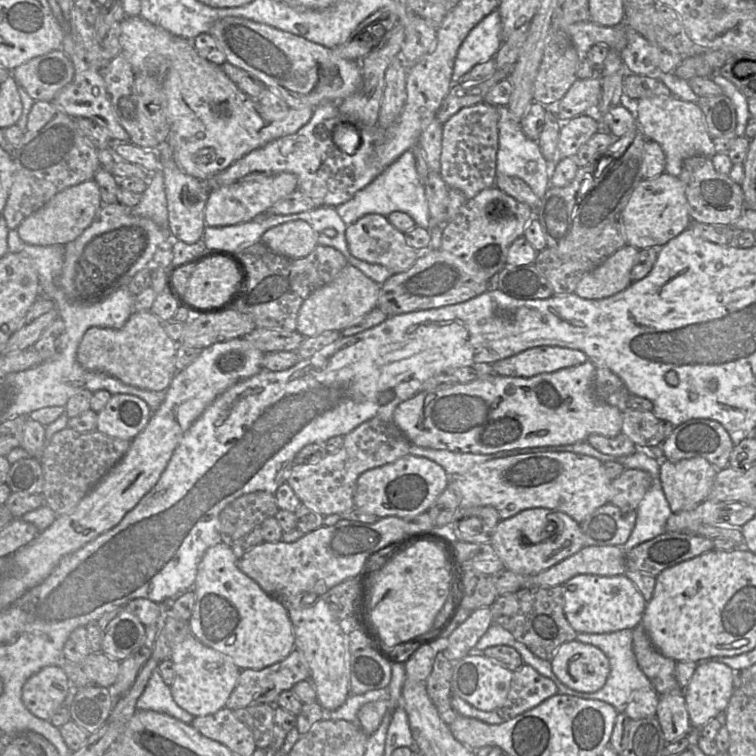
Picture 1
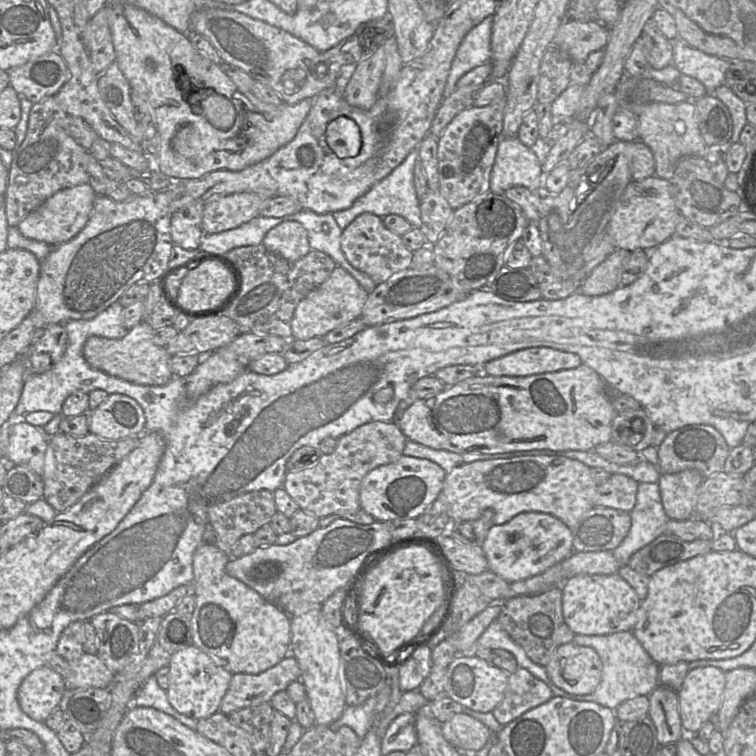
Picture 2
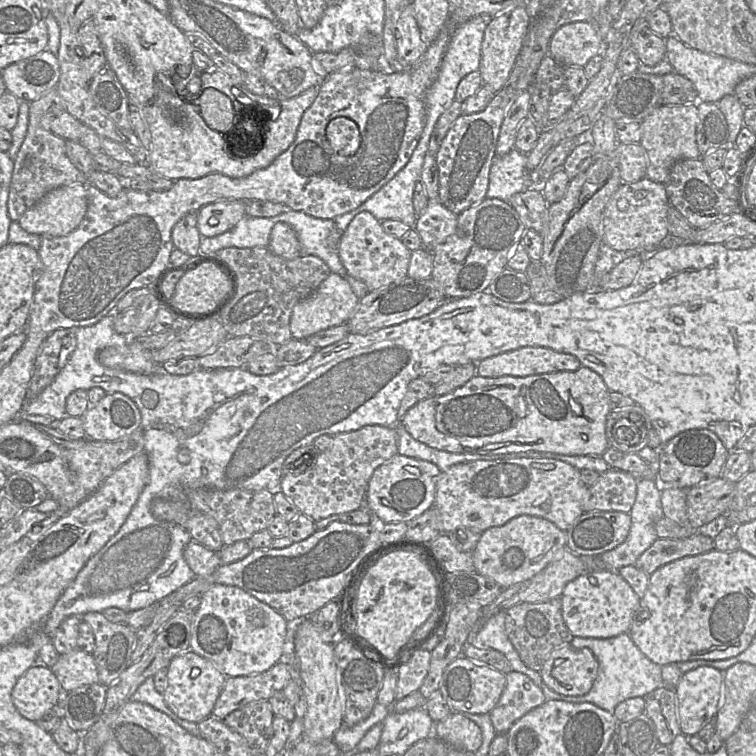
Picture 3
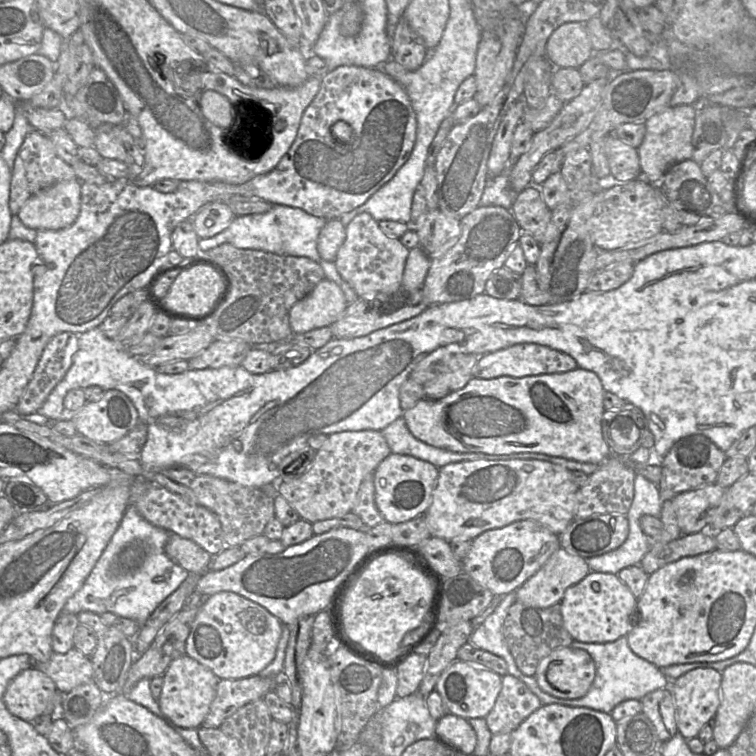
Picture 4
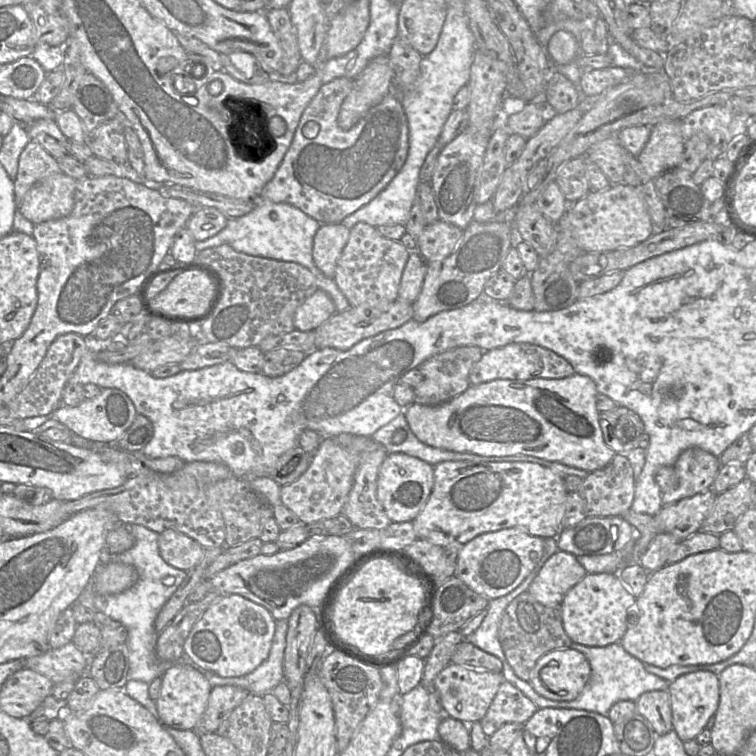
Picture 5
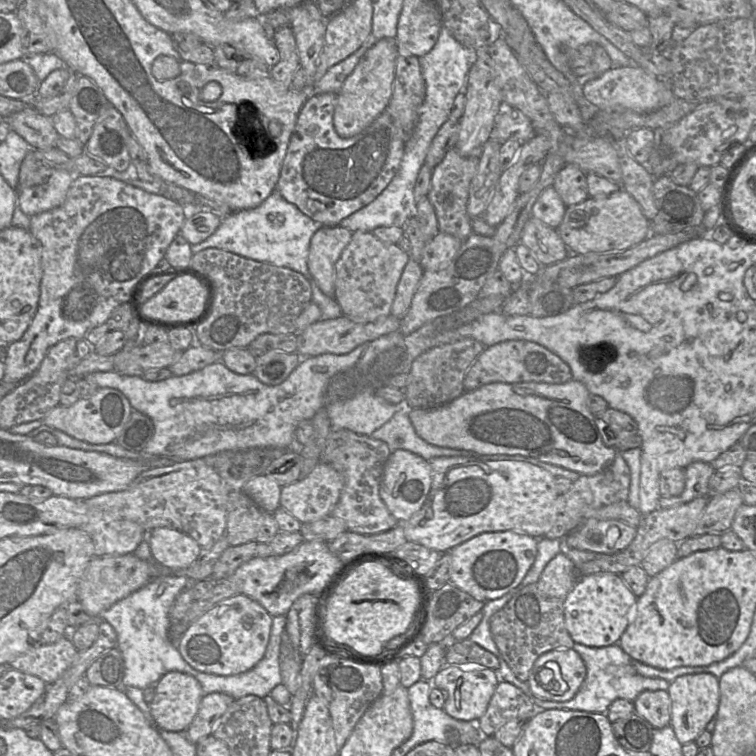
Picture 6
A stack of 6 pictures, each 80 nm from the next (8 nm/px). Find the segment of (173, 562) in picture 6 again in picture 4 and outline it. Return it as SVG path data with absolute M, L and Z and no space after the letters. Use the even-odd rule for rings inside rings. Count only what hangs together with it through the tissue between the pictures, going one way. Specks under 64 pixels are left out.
M171 534L166 545L166 555L189 573L203 574L210 570L213 558L200 545L177 534Z

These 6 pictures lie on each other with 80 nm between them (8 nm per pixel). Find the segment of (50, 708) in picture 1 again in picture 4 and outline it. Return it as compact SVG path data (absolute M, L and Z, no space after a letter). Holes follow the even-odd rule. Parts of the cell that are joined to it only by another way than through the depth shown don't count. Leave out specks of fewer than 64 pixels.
M36 662L20 672L8 684L3 701L8 711L20 719L32 722L45 714L57 691L53 680L36 667Z

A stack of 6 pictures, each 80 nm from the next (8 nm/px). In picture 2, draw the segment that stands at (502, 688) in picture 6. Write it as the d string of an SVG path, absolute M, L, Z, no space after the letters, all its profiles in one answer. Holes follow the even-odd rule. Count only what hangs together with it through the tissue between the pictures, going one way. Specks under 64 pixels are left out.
M518 667L509 674L504 698L492 713L504 726L552 697L551 689L543 681L533 676L527 669Z

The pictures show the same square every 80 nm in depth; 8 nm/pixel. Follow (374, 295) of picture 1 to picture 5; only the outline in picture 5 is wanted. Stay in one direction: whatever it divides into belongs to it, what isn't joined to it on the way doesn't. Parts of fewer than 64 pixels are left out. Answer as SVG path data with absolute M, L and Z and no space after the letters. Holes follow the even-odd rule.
M317 289L294 314L293 324L298 331L314 331L317 327L336 313L331 297L323 290Z

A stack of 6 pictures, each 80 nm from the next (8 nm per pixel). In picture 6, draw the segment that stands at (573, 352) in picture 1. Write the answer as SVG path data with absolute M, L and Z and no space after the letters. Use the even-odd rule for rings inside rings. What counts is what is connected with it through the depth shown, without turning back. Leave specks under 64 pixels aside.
M508 340L485 347L468 369L464 379L464 390L472 391L483 385L520 382L543 382L563 384L572 379L570 367L556 354L532 341Z

